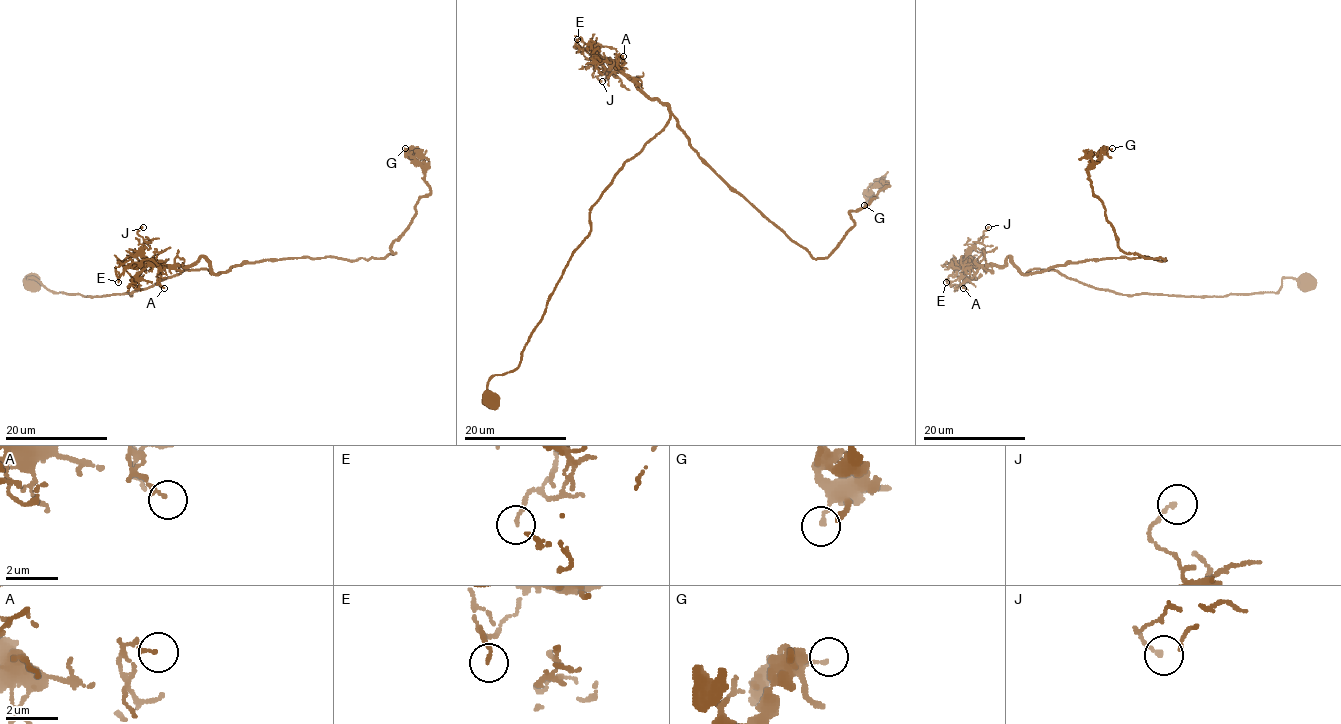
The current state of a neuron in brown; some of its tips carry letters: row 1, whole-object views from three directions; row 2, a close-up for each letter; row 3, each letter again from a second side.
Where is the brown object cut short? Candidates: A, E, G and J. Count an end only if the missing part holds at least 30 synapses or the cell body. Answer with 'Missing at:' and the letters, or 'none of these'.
Missing at: none of these

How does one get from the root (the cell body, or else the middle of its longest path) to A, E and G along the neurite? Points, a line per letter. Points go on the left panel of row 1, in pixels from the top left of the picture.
A: (33, 282), (83, 296), (131, 295), (211, 266), (202, 256), (167, 265), (164, 288)
E: (33, 282), (83, 296), (131, 295), (211, 266), (202, 256), (130, 266), (118, 282)
G: (33, 282), (83, 296), (131, 295), (182, 270), (385, 258), (429, 192), (405, 148)

